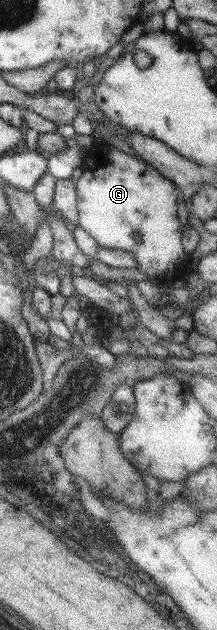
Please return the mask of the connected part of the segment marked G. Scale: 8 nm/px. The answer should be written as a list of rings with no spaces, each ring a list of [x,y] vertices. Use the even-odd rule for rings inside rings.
[[[97,142],[86,148],[81,163],[82,175],[75,181],[78,226],[83,228],[101,247],[120,249],[131,252],[137,269],[148,279],[166,286],[187,274],[190,268],[188,254],[181,243],[182,225],[176,217],[176,200],[179,191],[175,184],[160,175],[154,168],[141,162],[134,156],[122,152],[123,156],[112,153],[103,156],[96,148]],[[132,232],[137,232],[140,239],[136,241]]]

